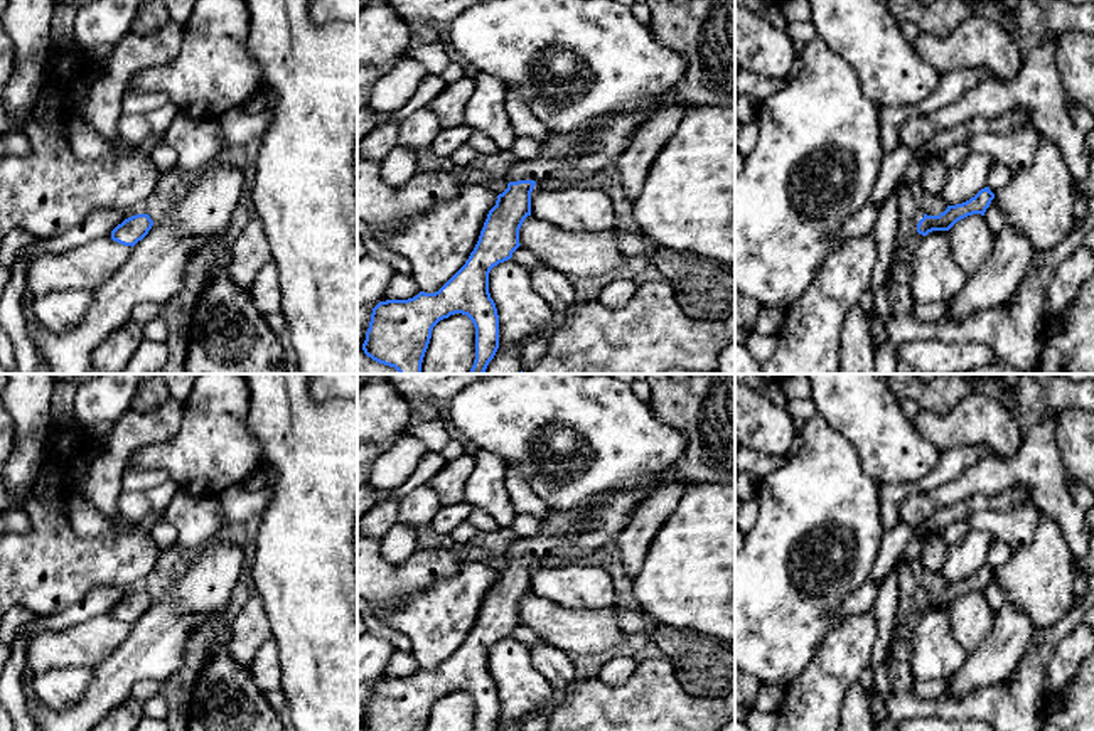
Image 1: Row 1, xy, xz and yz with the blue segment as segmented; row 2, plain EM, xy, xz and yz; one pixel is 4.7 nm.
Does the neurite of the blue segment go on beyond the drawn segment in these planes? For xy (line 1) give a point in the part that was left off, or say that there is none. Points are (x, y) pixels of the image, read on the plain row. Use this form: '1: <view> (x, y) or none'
1: none

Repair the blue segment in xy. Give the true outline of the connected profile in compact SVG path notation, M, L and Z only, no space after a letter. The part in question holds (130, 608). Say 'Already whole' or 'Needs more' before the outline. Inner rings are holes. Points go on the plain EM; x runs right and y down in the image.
Already whole. M137 591L125 596L111 608L111 616L123 622L123 623L135 623L142 618L148 608L152 606L153 598L148 591Z

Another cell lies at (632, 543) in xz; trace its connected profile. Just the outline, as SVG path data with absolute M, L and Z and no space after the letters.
M681 482L657 485L630 515L627 526L615 539L627 579L632 581L641 571L649 544L676 510L688 487L688 483Z

